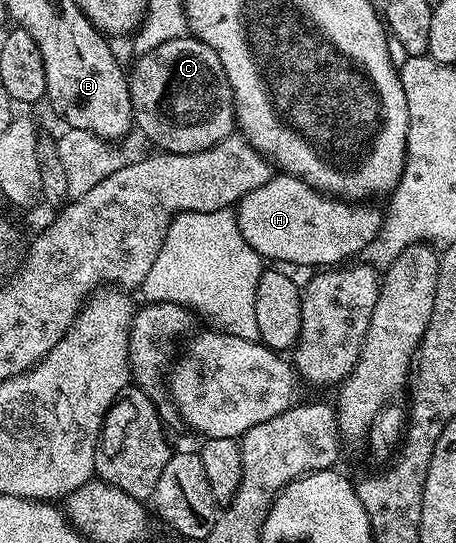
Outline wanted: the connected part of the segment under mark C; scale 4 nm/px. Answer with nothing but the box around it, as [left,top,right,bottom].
[127,36,237,154]

